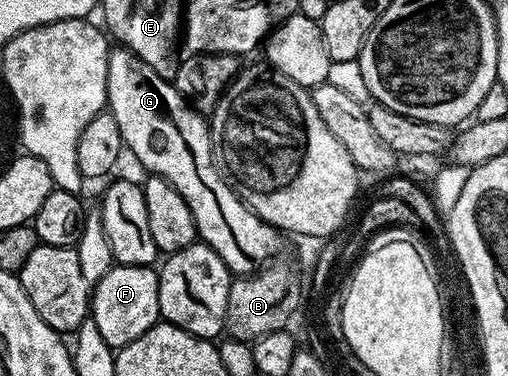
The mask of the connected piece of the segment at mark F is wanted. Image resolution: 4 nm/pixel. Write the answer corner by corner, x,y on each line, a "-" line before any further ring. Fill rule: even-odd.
115,263
101,280
93,285
91,312
102,339
111,350
125,348
133,339
141,339
160,320
159,274
149,265
120,265

